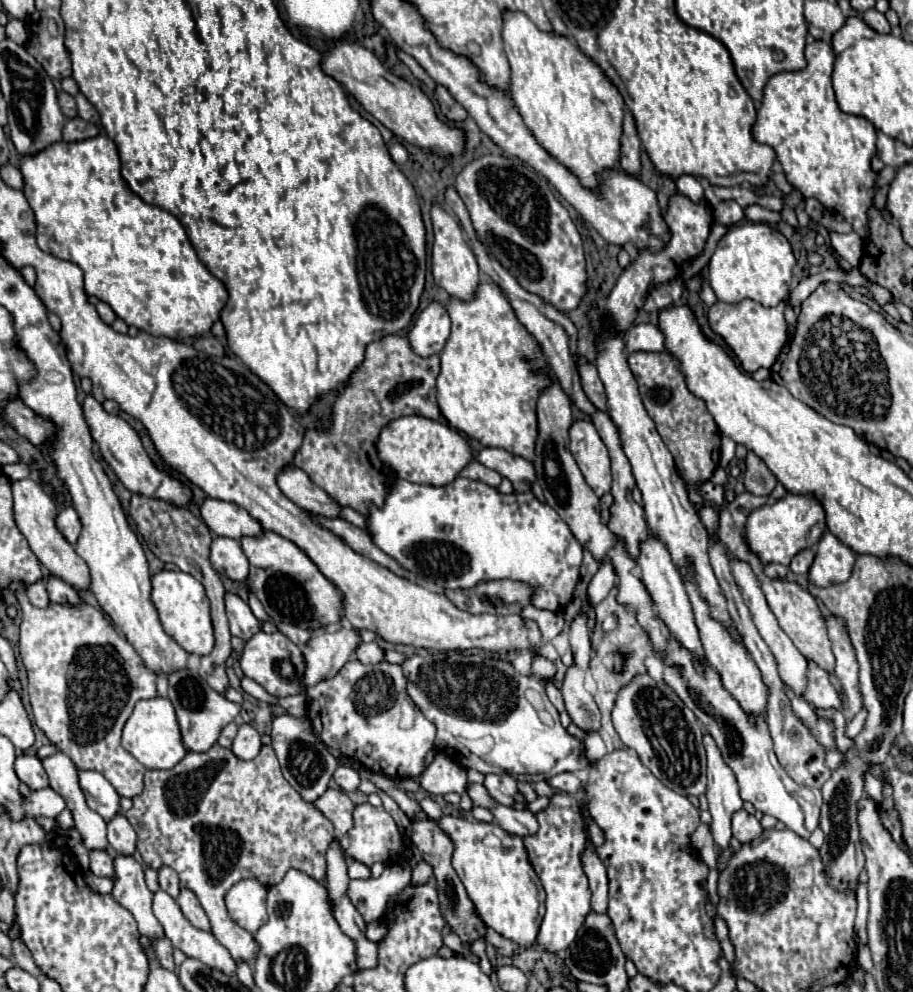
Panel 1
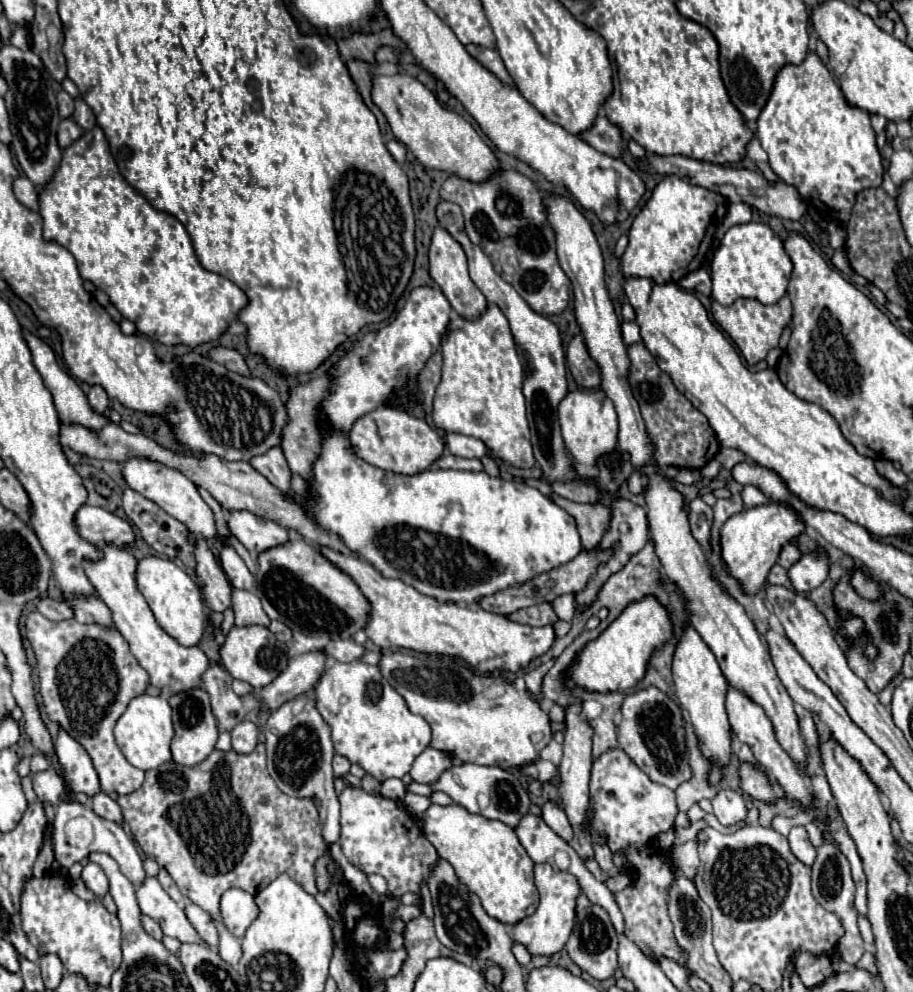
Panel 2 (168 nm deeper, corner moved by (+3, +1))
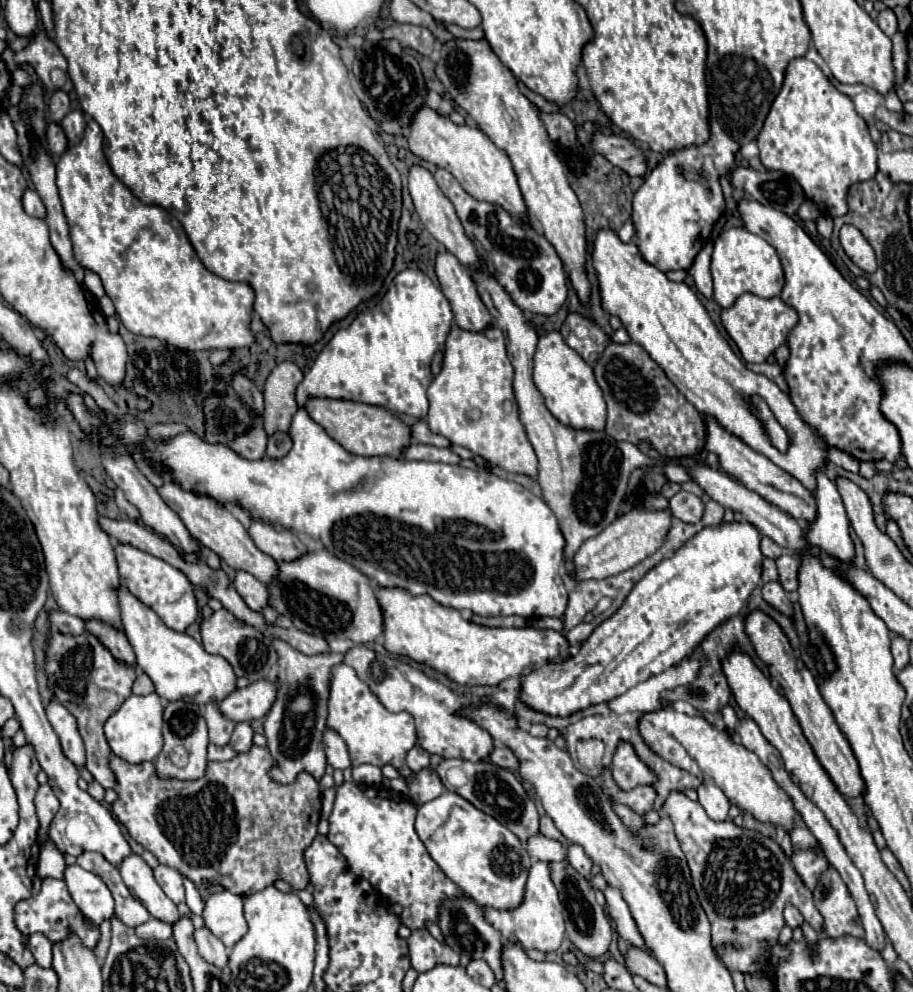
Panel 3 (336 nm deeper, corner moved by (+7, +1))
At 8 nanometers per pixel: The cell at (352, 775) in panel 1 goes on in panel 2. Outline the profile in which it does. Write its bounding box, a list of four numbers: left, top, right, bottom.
[333,756,349,778]

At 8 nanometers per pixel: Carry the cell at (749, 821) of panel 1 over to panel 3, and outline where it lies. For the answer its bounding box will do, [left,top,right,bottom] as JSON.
[697,782,731,820]

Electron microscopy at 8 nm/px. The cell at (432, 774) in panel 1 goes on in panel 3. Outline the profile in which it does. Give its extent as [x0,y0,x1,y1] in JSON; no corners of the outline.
[405,744,429,772]

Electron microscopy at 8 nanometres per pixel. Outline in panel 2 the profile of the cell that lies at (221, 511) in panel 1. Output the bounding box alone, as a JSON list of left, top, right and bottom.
[227,510,289,558]

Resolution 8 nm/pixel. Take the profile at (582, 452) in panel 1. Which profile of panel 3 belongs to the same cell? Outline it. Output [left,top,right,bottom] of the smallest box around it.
[535,332,607,430]

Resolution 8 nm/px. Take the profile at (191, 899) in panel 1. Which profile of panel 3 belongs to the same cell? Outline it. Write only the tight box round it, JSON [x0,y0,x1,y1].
[195,928,227,968]

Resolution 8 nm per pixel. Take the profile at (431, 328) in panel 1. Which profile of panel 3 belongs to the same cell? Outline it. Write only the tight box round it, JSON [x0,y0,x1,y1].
[297,268,453,418]

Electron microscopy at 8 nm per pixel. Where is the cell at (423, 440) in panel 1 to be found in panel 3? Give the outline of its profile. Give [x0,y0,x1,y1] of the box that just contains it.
[305,396,411,456]

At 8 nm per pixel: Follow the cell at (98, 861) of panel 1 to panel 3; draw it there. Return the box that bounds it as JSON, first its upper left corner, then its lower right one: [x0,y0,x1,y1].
[63,864,113,928]

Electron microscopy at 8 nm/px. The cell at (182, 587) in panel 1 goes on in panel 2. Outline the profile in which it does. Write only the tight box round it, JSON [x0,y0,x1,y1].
[137,556,205,646]

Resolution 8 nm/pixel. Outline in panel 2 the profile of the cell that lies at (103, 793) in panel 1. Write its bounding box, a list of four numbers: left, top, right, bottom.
[55,730,101,798]

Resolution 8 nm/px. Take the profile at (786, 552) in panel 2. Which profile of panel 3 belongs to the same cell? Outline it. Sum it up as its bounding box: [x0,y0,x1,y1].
[761,536,783,558]

